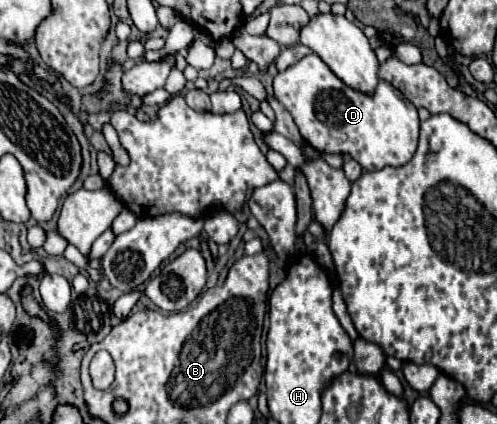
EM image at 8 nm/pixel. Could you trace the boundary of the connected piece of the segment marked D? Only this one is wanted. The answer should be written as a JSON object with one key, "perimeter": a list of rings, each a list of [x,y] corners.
{"perimeter":[[[314,52],[304,56],[298,64],[290,66],[288,70],[280,72],[274,78],[274,96],[276,100],[292,114],[302,138],[314,146],[318,152],[330,154],[348,154],[352,156],[364,170],[380,170],[384,166],[402,166],[406,164],[414,152],[418,142],[418,112],[416,106],[406,102],[390,82],[380,80],[372,94],[354,90],[346,86]]]}

